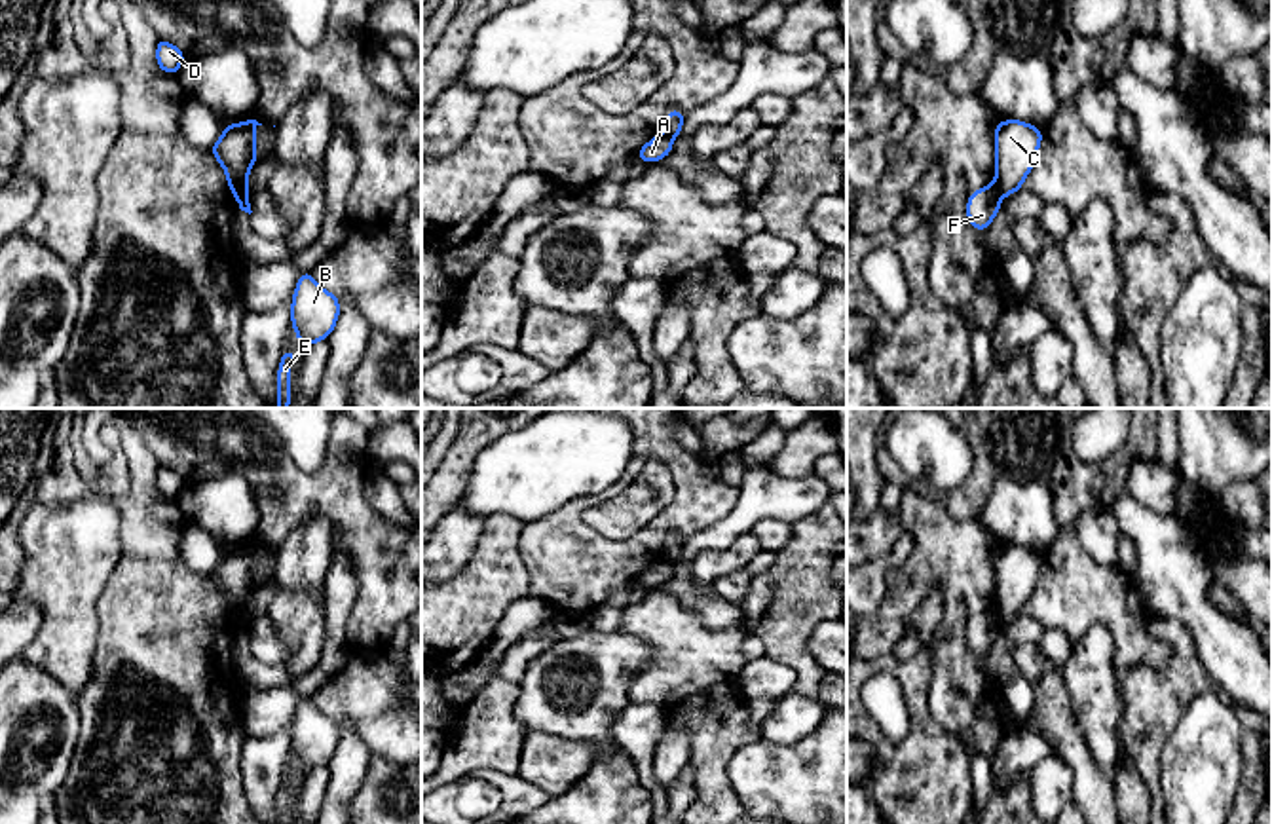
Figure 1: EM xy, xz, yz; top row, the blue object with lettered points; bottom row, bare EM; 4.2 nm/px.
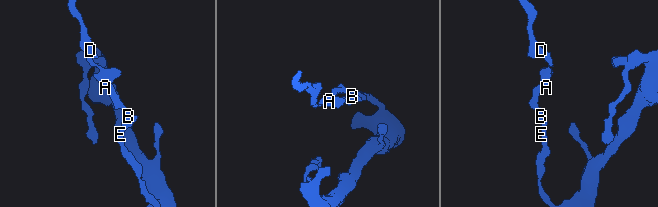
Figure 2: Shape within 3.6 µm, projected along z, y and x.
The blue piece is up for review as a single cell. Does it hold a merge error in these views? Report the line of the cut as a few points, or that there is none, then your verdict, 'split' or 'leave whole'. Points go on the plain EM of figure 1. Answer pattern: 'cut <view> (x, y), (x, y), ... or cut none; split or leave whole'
cut yz (995, 606), (1001, 621); split

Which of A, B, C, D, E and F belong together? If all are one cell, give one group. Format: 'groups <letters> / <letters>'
groups A C D / B E F

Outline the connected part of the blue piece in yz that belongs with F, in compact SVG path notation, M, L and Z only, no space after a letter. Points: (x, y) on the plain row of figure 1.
M997 608L972 617L966 625L966 644L976 655L987 657L993 644L1001 636L1001 617Z

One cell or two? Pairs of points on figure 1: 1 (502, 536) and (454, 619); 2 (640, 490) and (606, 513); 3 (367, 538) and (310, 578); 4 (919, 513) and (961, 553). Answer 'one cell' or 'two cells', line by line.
1: one cell
2: one cell
3: two cells
4: one cell

